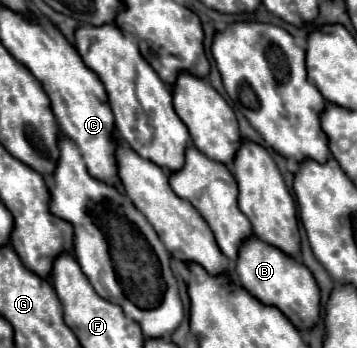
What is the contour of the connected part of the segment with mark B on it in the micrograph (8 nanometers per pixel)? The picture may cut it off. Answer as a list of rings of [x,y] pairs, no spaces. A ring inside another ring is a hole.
[[[250,238],[240,248],[240,256],[236,262],[236,280],[262,304],[276,306],[300,330],[312,330],[320,318],[320,288],[312,272],[300,260],[262,240]]]

